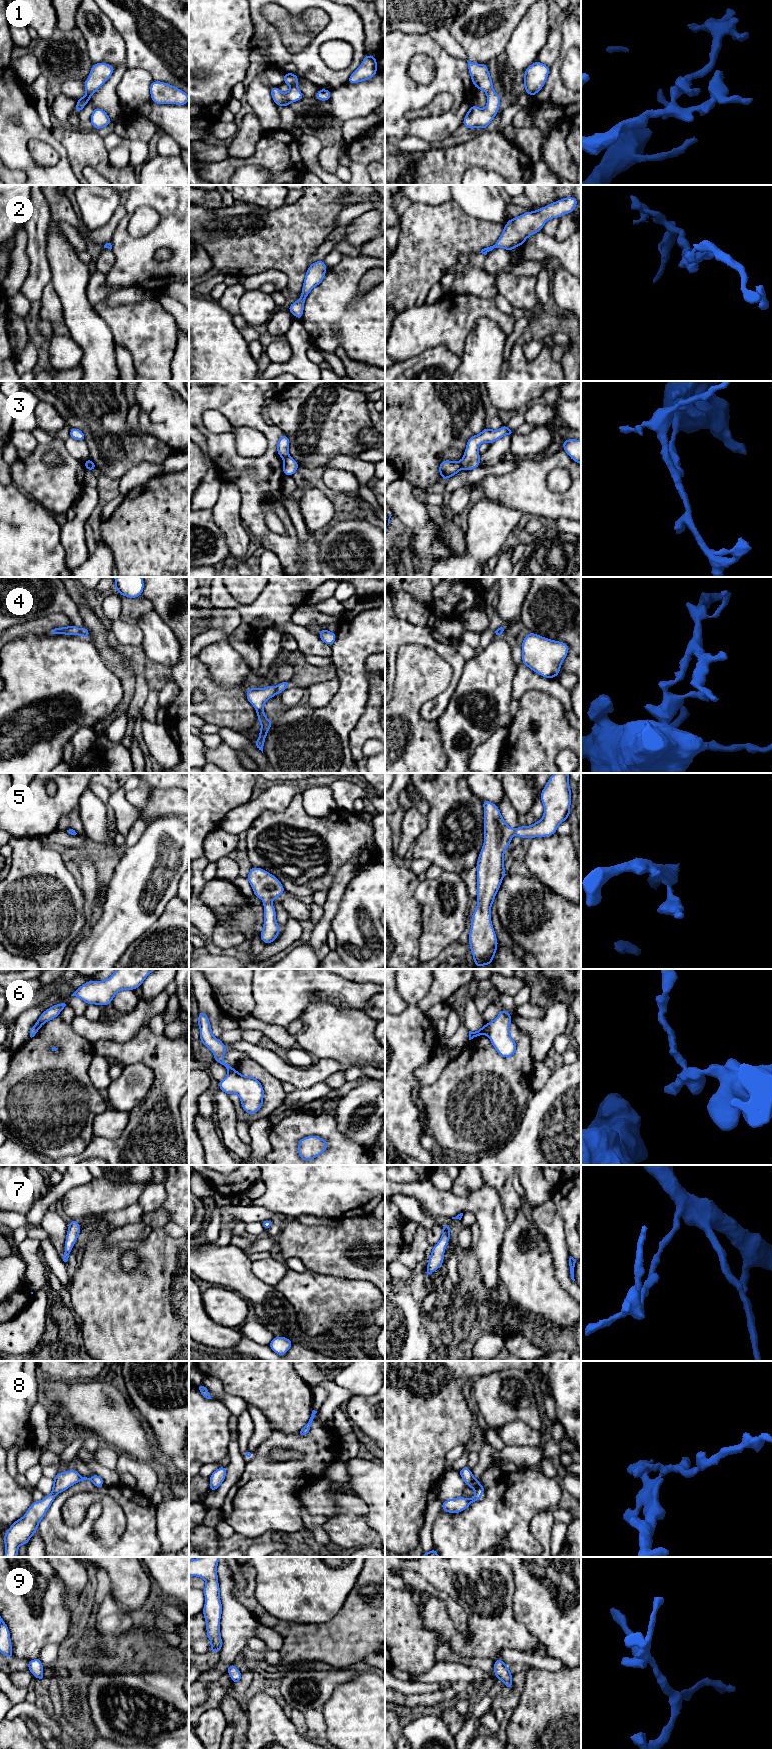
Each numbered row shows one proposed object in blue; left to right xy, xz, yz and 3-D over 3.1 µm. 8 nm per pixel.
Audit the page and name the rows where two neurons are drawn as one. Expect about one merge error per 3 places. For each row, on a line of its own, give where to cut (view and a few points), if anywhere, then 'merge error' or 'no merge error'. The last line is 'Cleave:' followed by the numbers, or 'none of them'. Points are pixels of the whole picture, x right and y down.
1: cut none; no merge error
2: cut none; no merge error
3: cut yz (459, 461), (461, 468); merge error
4: cut xz (275, 687), (277, 693); merge error
5: cut none; no merge error
6: cut yz (485, 1024), (488, 1034); merge error
7: cut none; no merge error
8: cut none; no merge error
9: cut none; no merge error
Cleave: 3, 4, 6

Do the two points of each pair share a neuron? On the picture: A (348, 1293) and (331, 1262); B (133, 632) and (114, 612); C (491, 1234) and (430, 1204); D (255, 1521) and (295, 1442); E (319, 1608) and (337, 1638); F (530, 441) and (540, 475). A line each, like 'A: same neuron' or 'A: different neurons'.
A: different neurons
B: same neuron
C: same neuron
D: same neuron
E: different neurons
F: different neurons

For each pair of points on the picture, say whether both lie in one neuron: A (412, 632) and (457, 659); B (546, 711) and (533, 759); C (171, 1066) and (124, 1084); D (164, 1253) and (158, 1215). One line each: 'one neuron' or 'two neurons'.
A: one neuron
B: one neuron
C: two neurons
D: two neurons

